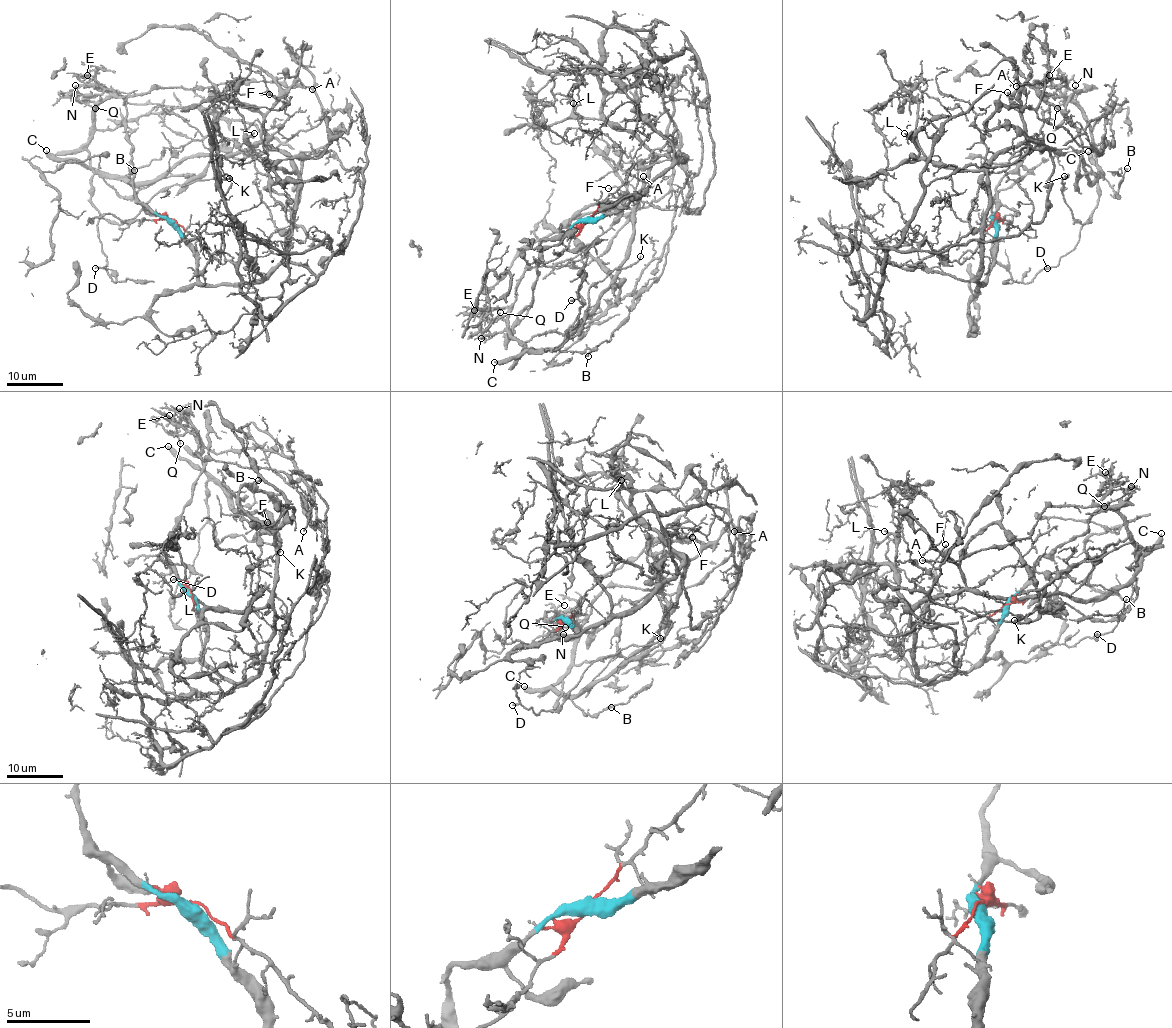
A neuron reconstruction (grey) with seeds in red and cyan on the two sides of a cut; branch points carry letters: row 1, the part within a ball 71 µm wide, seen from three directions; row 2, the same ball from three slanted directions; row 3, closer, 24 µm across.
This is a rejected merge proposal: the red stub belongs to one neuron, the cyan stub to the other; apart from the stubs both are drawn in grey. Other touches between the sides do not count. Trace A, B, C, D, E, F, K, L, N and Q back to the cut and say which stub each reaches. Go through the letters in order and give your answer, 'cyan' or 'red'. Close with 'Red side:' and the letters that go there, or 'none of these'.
A: cyan
B: cyan
C: cyan
D: cyan
E: cyan
F: cyan
K: cyan
L: cyan
N: cyan
Q: cyan
Red side: none of these

